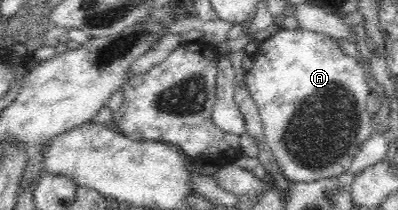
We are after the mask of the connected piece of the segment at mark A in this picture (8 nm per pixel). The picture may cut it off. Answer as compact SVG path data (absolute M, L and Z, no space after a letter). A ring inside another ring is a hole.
M298 27L282 29L262 39L258 51L247 62L244 82L258 106L264 140L284 177L290 183L306 183L348 172L360 146L376 131L367 112L366 97L370 88L360 61L346 54L330 36Z

